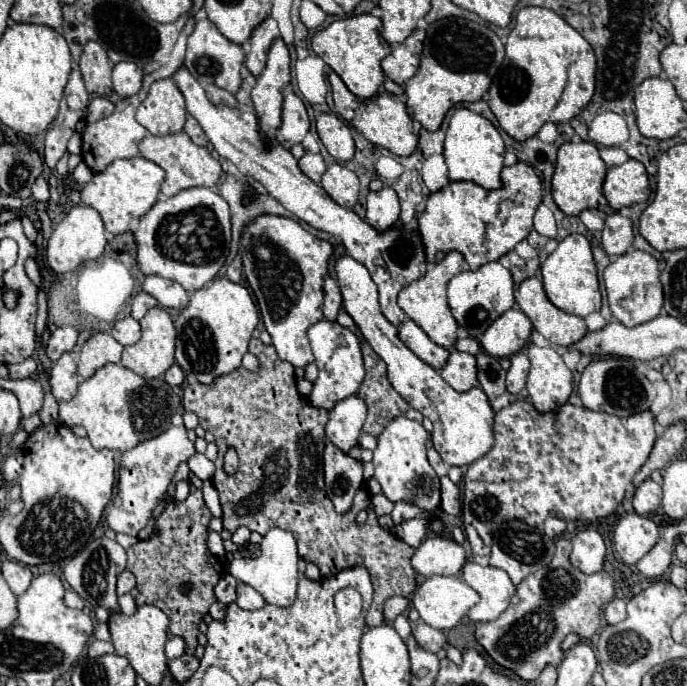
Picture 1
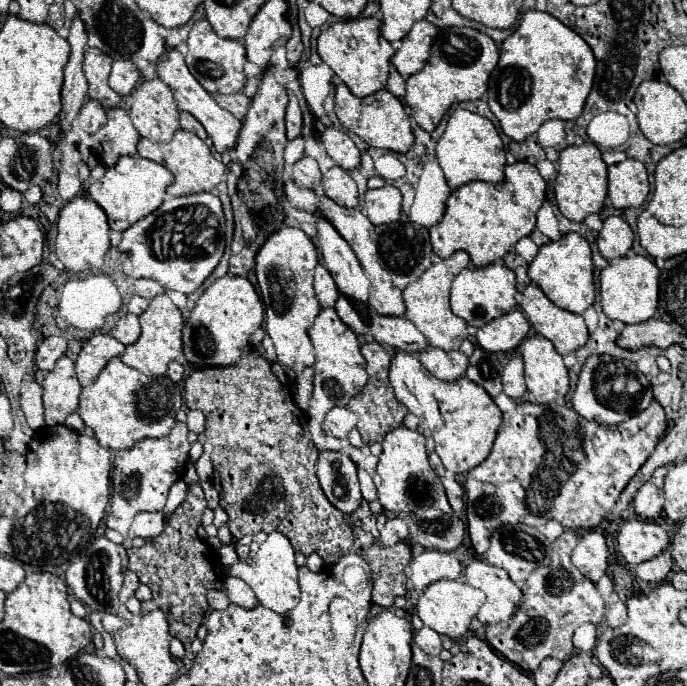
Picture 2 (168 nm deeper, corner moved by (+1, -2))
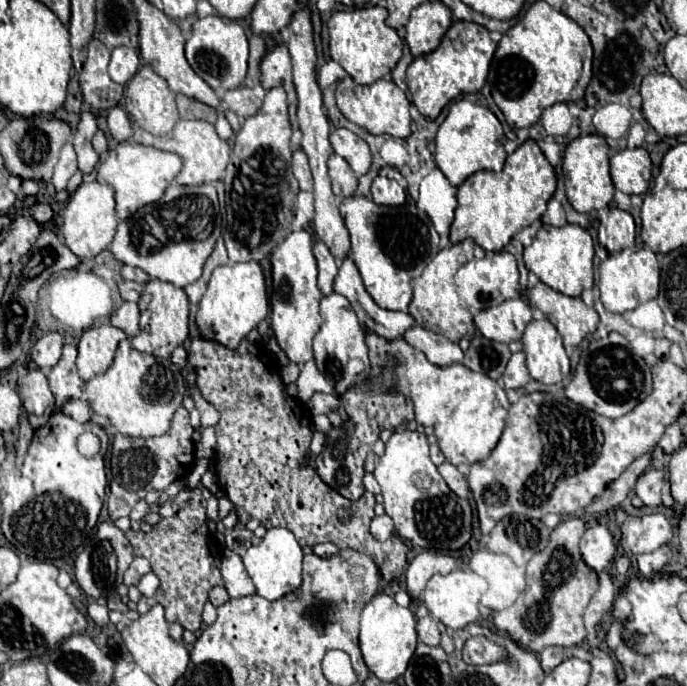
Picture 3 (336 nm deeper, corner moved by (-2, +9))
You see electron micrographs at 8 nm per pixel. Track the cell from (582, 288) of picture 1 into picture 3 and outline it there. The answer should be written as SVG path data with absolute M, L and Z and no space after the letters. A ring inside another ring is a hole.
M572 223L564 227L540 227L532 245L524 249L524 263L528 271L532 271L548 287L568 297L578 297L582 291L593 287L594 256L594 241L590 233L584 231L580 225Z

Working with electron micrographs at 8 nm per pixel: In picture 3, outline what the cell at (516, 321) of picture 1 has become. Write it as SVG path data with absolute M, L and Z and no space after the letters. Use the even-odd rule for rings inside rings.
M520 296L504 301L502 305L480 311L474 317L474 323L484 337L500 343L510 343L522 337L530 319L532 319L530 305Z

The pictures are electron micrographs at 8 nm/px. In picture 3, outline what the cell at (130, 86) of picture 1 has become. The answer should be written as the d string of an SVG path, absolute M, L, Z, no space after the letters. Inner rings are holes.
M116 47L112 51L112 59L110 59L110 77L112 81L126 85L132 75L138 71L140 67L140 57L138 51L132 47Z

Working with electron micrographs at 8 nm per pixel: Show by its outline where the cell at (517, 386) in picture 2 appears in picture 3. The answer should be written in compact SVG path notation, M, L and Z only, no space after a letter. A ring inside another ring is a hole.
M514 353L502 375L502 383L506 389L522 389L524 385L528 385L528 381L530 373L524 363L524 353Z

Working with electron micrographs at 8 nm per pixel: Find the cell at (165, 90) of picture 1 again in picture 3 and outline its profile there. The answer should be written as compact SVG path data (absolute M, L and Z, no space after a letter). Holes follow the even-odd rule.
M144 65L136 71L136 75L126 85L126 113L140 129L152 135L168 135L172 127L178 123L178 109L174 101L174 93L170 91L168 83L150 67Z

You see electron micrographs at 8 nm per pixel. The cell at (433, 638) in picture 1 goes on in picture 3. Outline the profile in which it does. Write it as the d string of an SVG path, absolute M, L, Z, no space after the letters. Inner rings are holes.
M432 617L418 619L416 631L418 631L420 641L424 641L426 645L440 645L440 631L438 631L438 625Z

